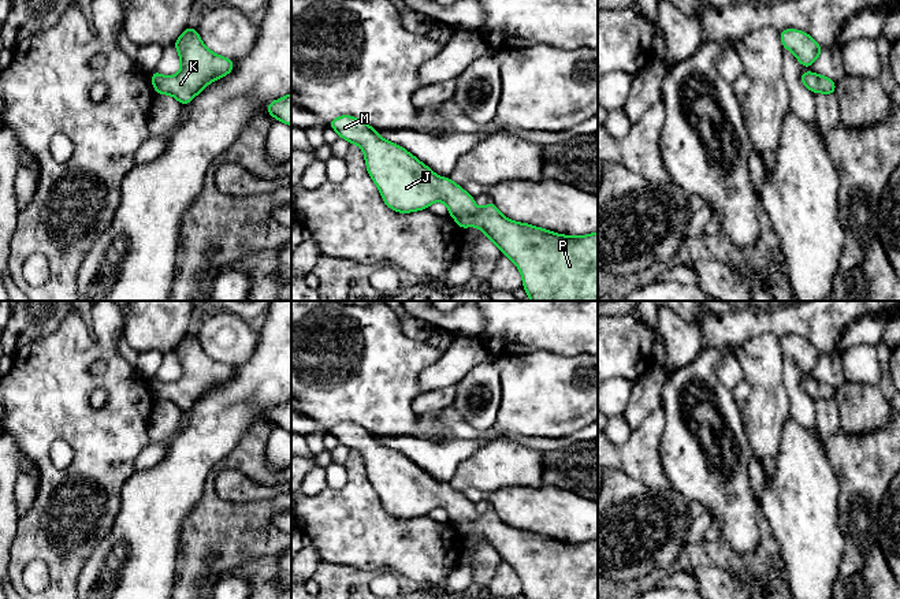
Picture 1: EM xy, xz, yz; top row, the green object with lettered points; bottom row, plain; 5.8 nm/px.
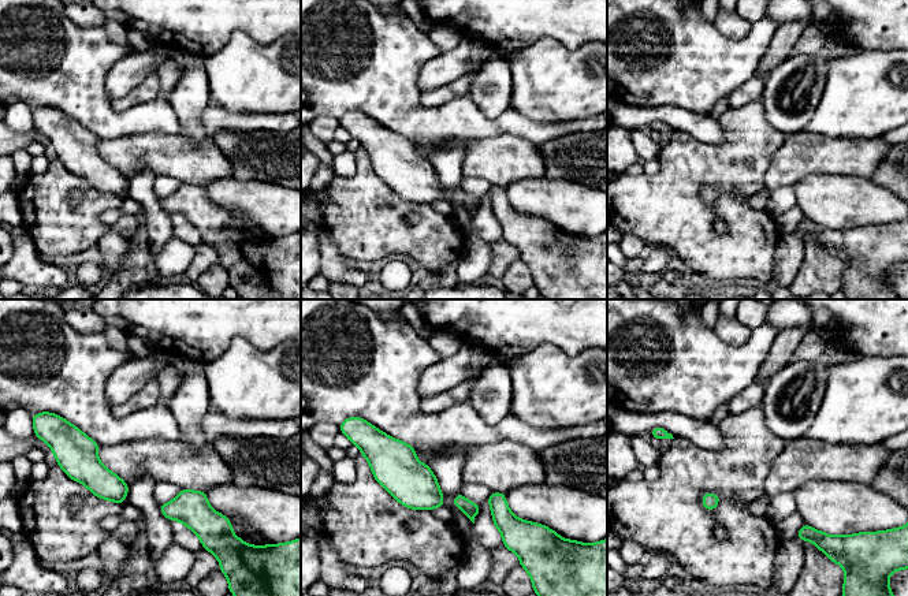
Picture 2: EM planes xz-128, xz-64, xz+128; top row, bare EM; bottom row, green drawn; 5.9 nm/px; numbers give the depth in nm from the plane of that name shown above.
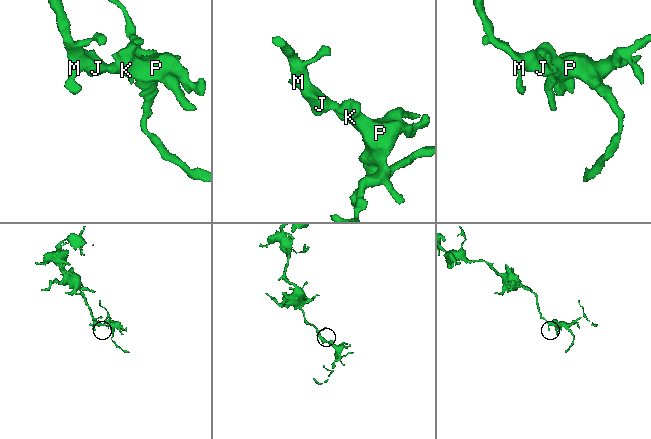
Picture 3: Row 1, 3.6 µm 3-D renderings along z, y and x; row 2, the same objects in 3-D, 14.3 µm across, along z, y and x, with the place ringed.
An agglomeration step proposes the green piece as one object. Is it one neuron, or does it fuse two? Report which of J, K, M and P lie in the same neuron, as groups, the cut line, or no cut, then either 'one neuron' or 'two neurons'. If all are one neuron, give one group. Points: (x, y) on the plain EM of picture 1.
J K M P; no cut; one neuron

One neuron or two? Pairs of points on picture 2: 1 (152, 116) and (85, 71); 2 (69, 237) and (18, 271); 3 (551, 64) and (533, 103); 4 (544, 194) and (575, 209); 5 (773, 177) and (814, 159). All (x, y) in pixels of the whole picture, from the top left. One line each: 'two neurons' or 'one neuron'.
1: one neuron
2: two neurons
3: one neuron
4: one neuron
5: one neuron

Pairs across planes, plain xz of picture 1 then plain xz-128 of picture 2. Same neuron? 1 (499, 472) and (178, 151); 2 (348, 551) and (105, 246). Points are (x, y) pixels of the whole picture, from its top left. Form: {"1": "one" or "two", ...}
{"1": "one", "2": "two"}

